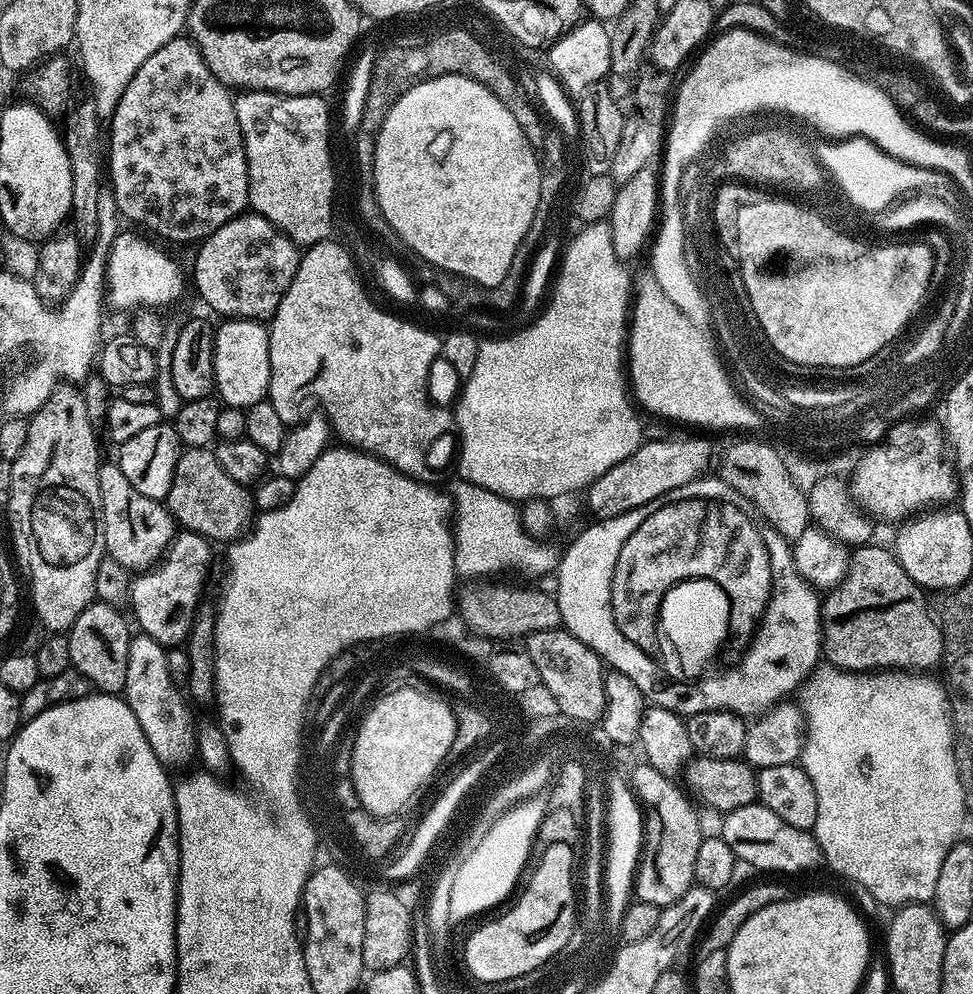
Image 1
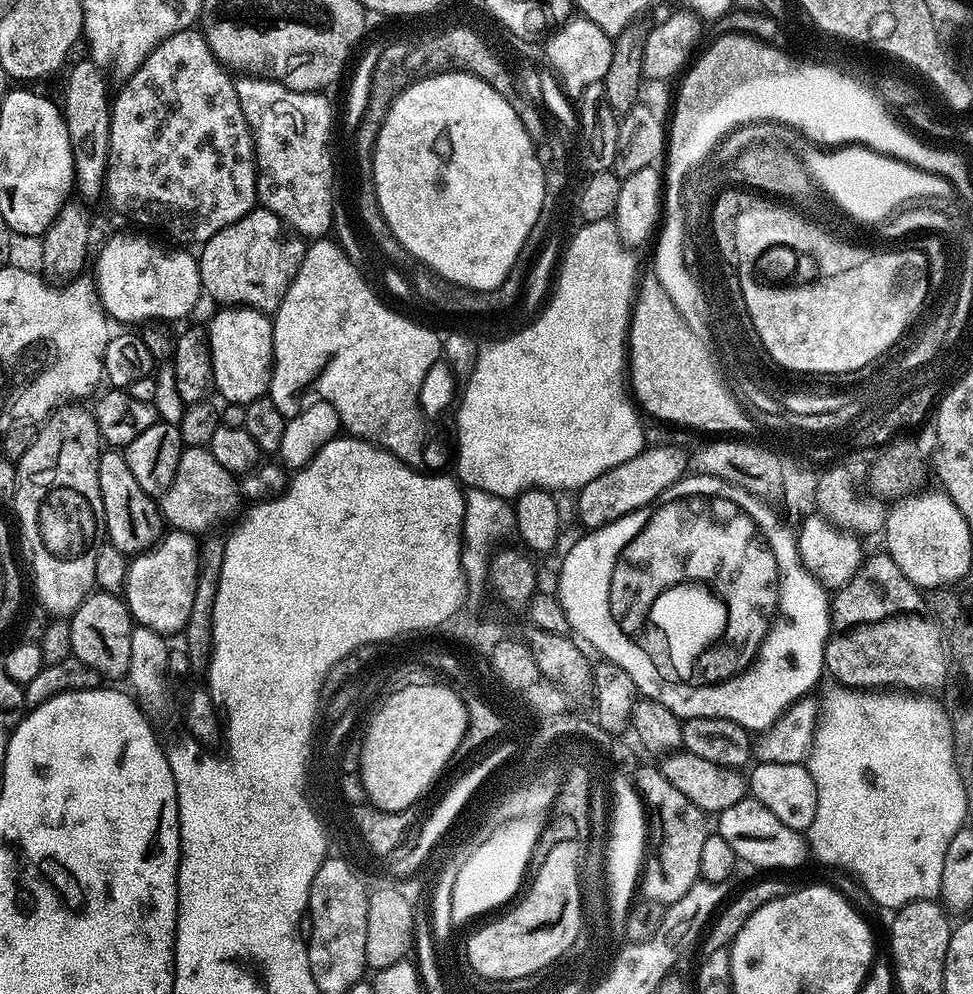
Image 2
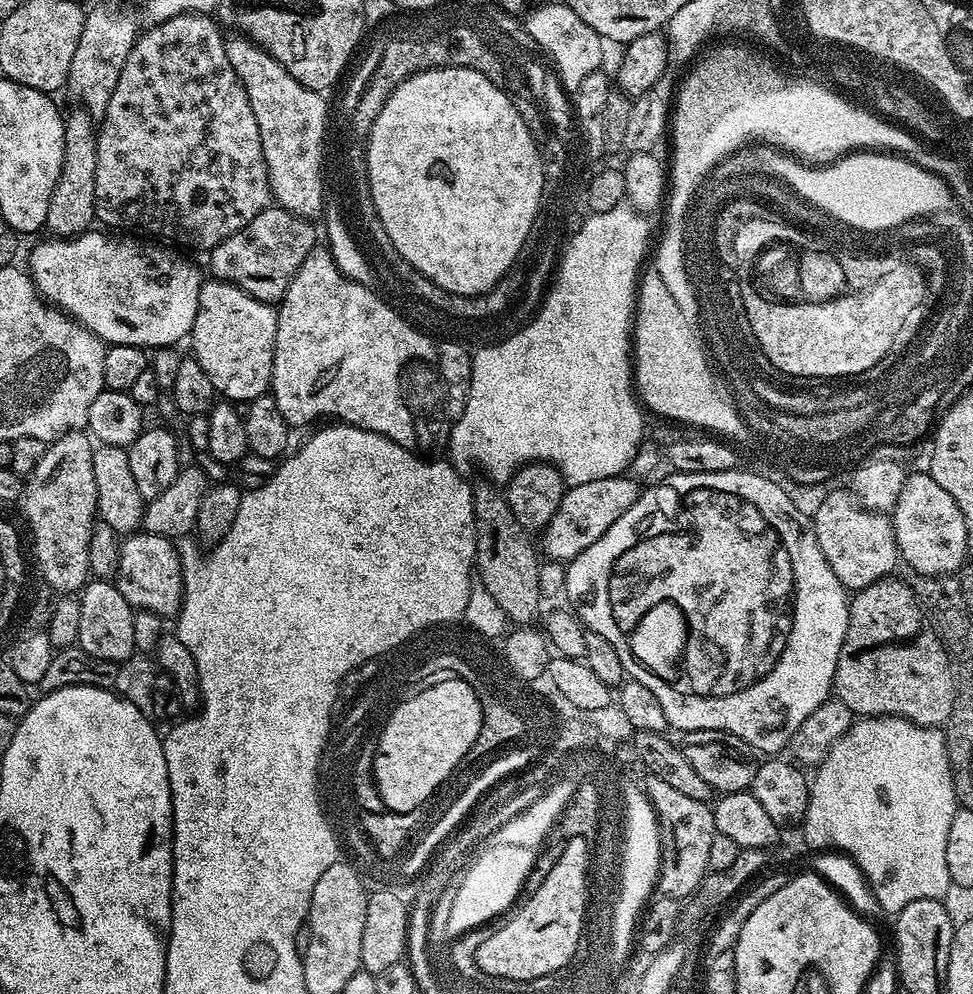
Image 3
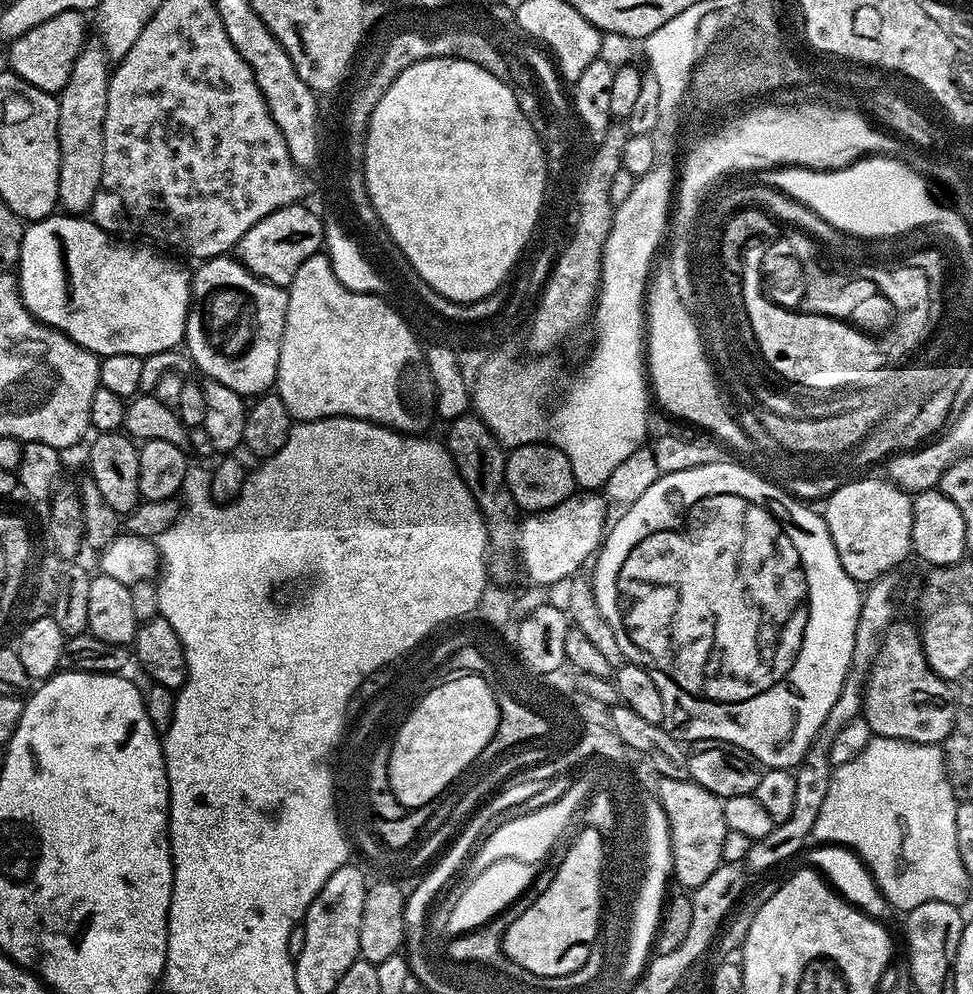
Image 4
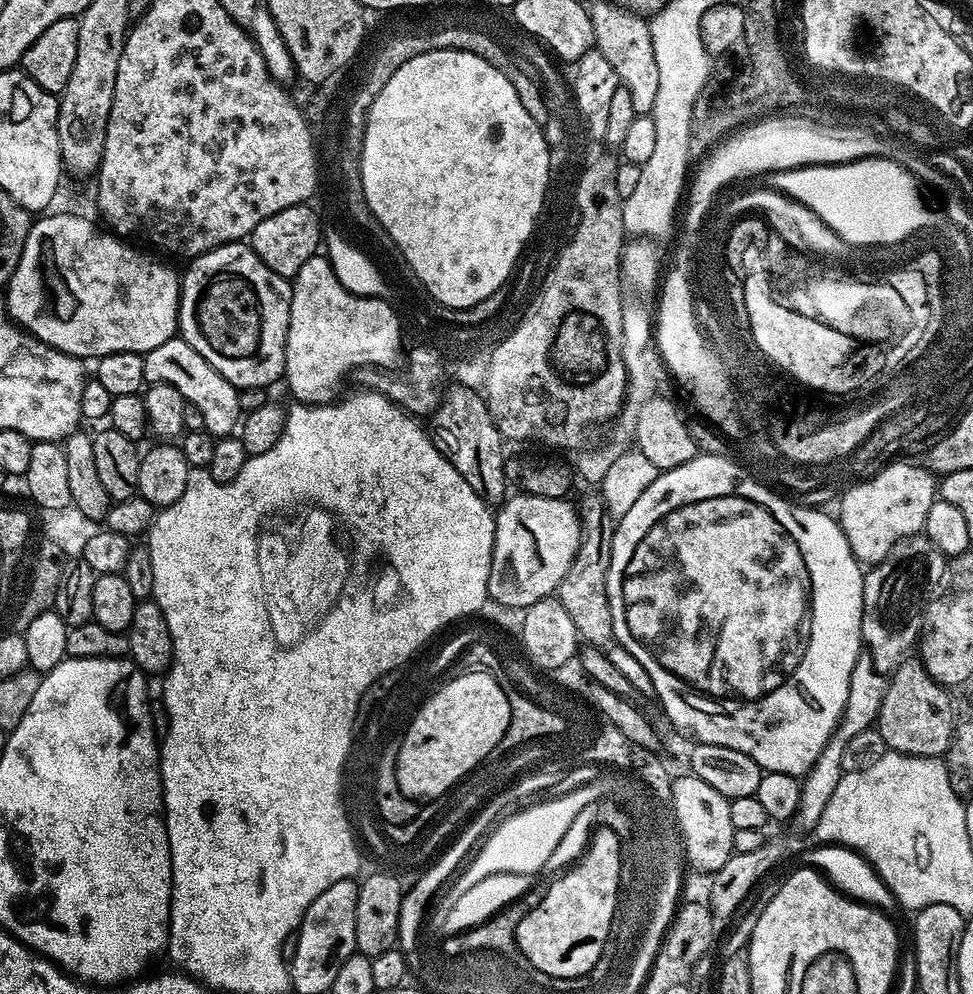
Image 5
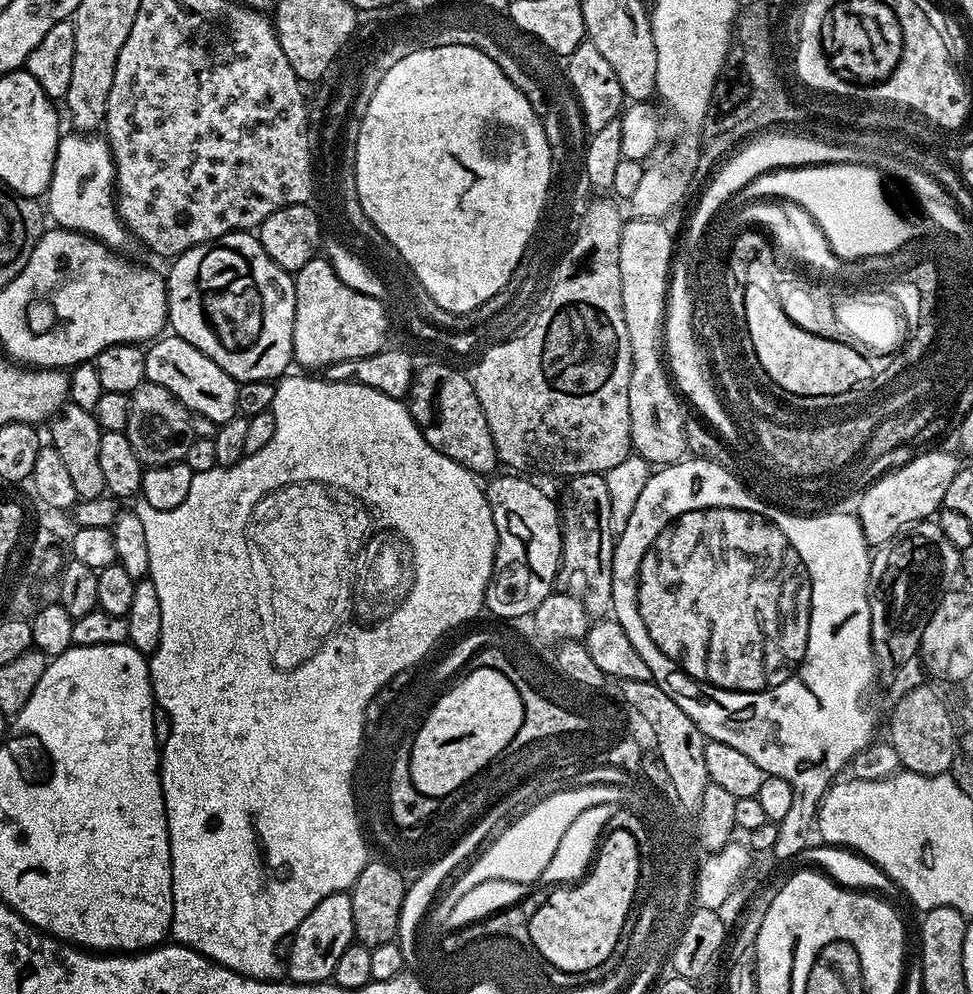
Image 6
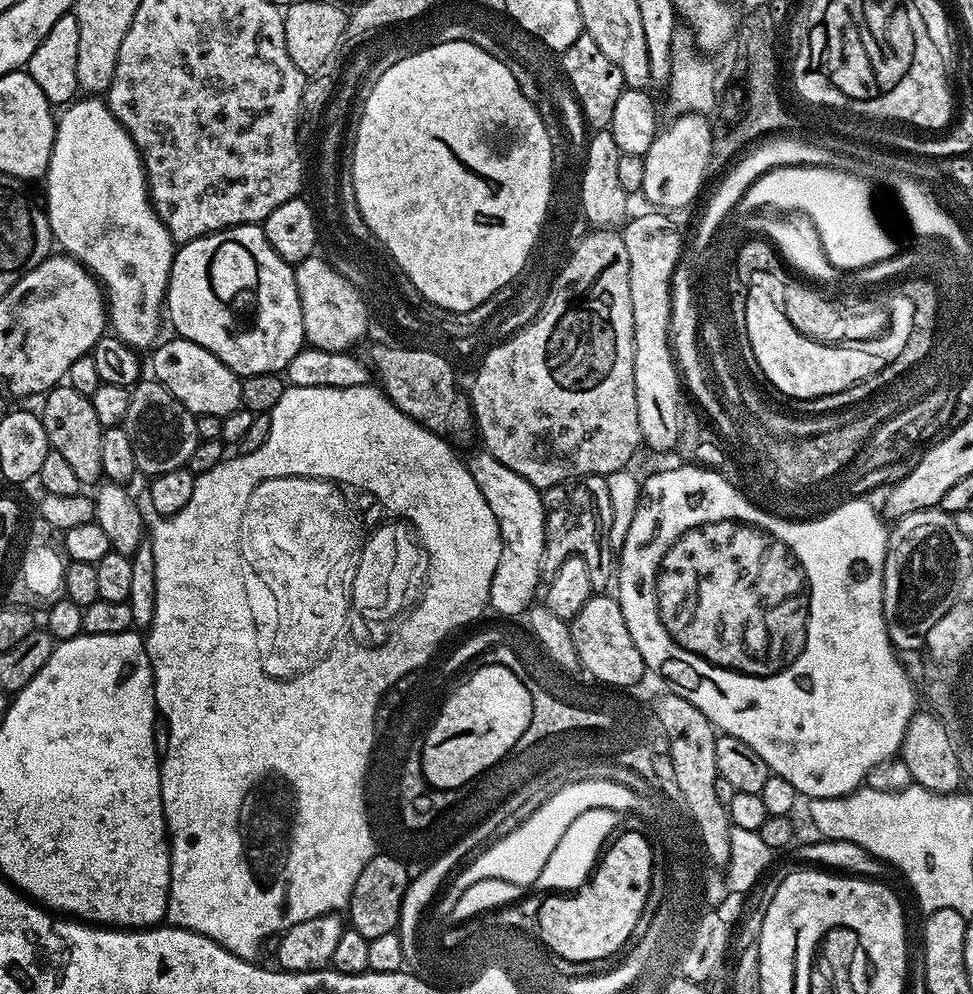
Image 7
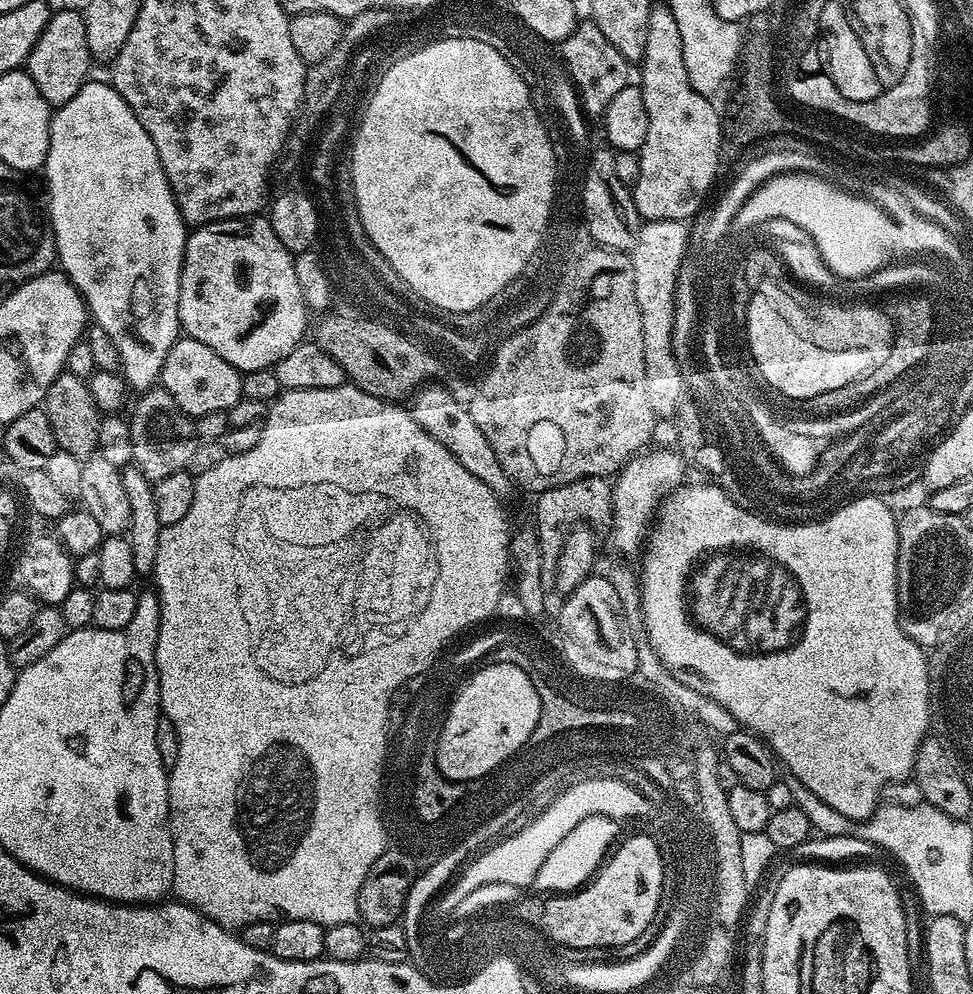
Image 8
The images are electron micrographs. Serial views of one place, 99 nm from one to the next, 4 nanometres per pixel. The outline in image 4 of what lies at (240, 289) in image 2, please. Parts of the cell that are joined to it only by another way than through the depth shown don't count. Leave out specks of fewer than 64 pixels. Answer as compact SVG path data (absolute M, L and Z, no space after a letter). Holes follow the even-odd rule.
M297 202L266 214L262 222L250 226L250 230L246 230L246 234L242 234L236 243L234 252L240 263L260 280L287 289L294 274L298 274L298 266L302 266L306 258L317 255L324 247L321 217L315 216L303 203Z

